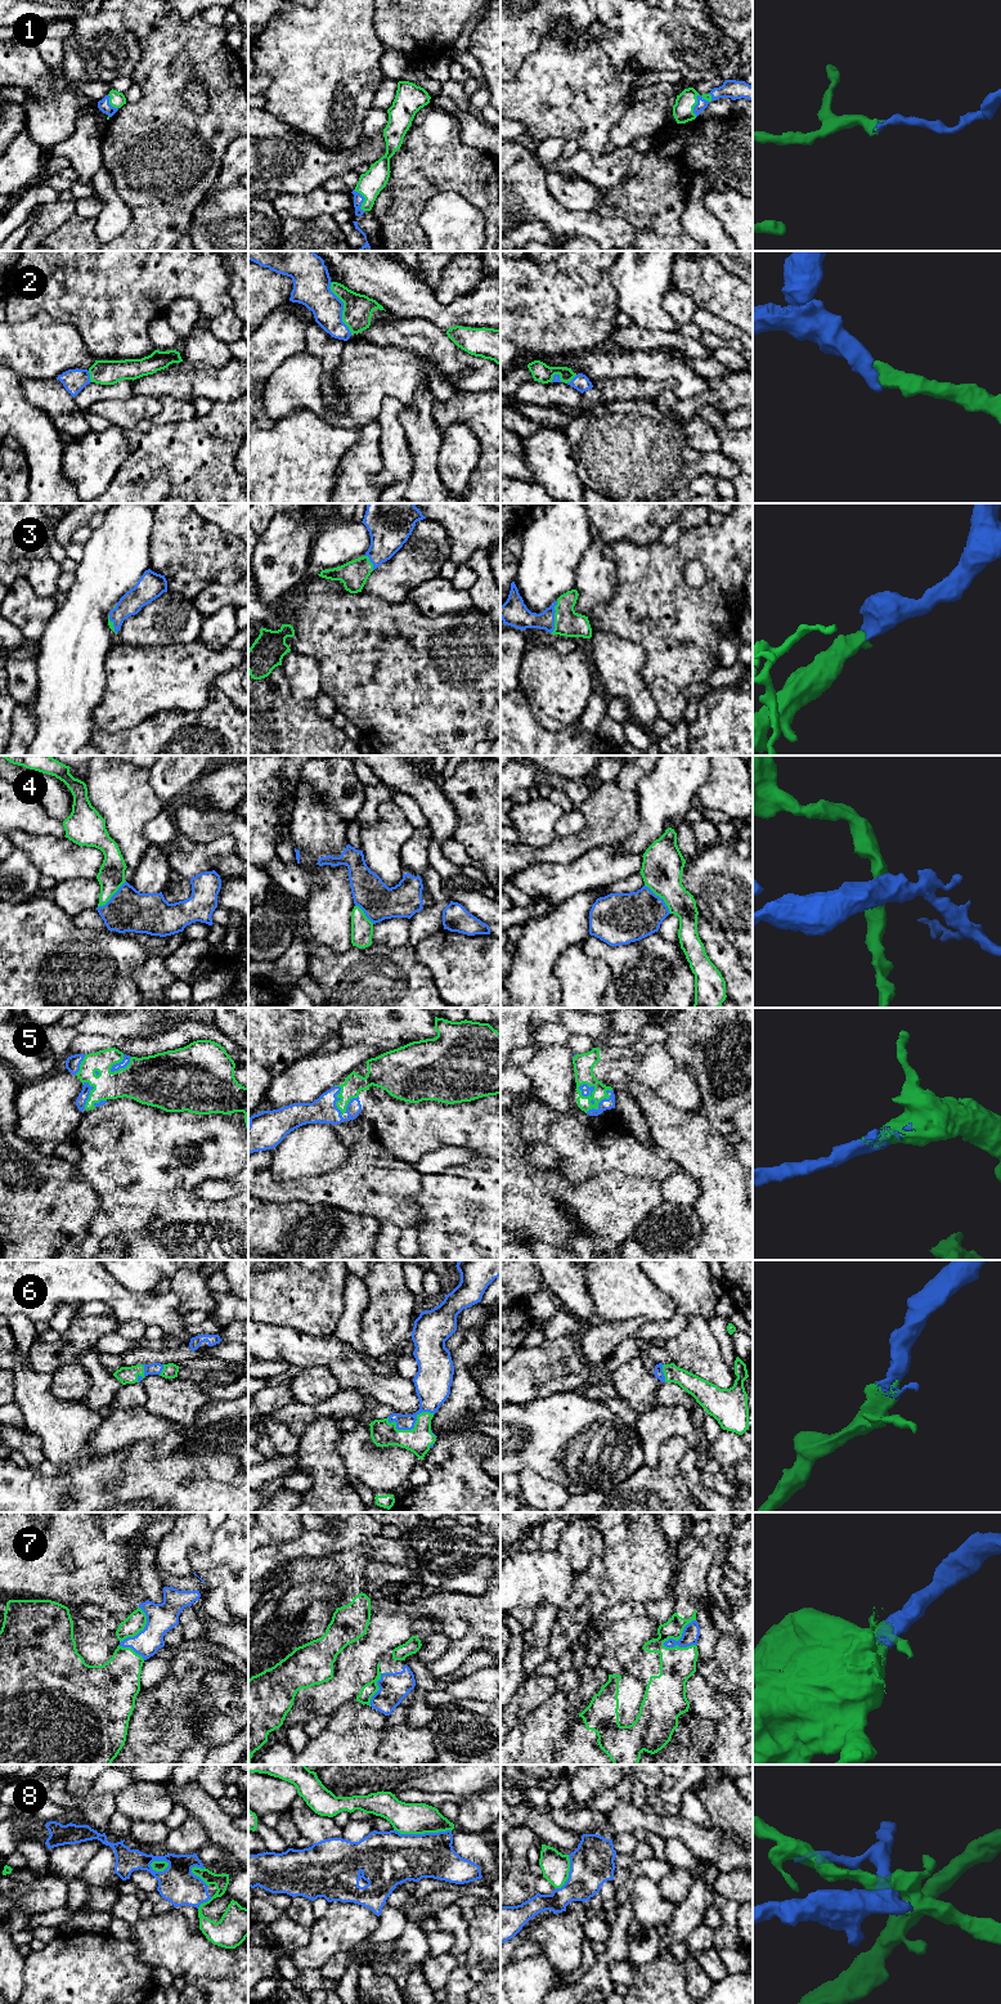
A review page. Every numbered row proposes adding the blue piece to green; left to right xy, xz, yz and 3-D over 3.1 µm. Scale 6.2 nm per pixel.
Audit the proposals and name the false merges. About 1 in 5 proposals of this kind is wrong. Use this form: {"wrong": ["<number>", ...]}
{"wrong": ["4", "8"]}

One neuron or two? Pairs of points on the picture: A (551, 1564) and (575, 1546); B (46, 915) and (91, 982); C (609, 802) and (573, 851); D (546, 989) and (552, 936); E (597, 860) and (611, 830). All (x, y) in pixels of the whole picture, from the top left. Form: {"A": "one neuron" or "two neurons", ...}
{"A": "two neurons", "B": "one neuron", "C": "one neuron", "D": "one neuron", "E": "two neurons"}

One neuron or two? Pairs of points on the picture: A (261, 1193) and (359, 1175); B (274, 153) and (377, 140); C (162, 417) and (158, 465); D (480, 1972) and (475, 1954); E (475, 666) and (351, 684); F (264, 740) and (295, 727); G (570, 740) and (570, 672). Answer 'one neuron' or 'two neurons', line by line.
A: one neuron
B: one neuron
C: two neurons
D: two neurons
E: one neuron
F: one neuron
G: two neurons

